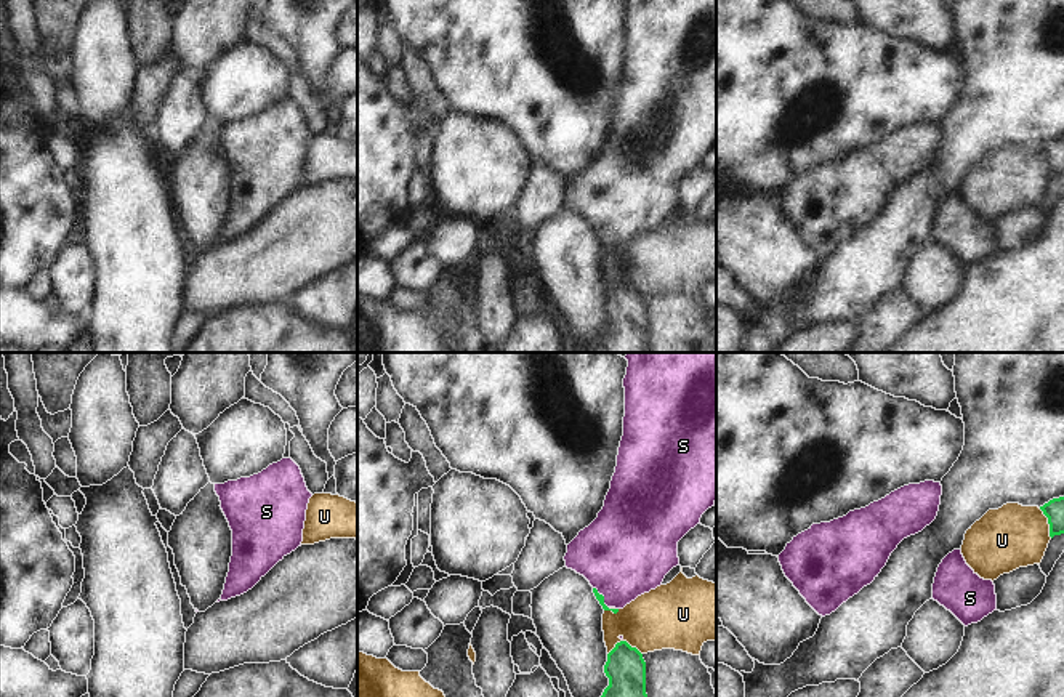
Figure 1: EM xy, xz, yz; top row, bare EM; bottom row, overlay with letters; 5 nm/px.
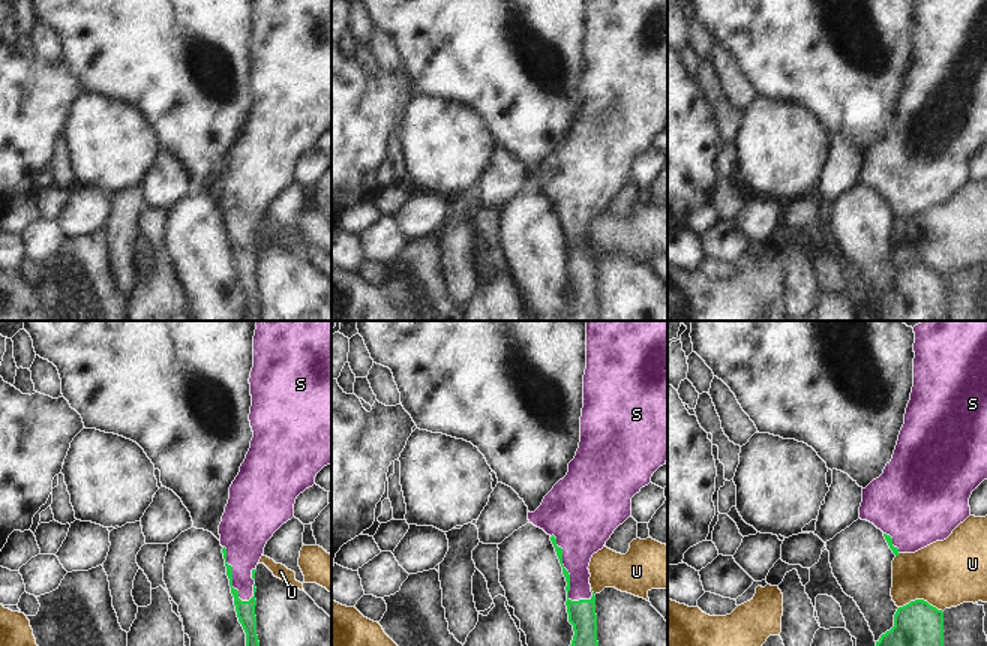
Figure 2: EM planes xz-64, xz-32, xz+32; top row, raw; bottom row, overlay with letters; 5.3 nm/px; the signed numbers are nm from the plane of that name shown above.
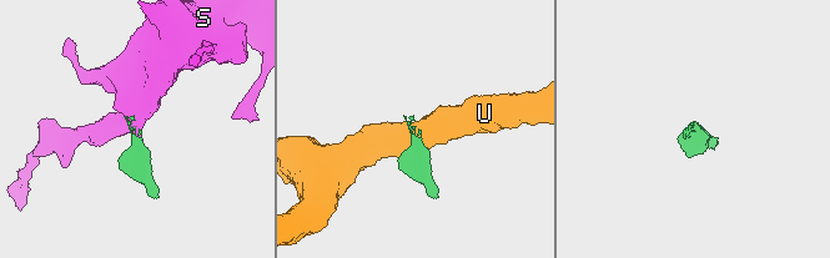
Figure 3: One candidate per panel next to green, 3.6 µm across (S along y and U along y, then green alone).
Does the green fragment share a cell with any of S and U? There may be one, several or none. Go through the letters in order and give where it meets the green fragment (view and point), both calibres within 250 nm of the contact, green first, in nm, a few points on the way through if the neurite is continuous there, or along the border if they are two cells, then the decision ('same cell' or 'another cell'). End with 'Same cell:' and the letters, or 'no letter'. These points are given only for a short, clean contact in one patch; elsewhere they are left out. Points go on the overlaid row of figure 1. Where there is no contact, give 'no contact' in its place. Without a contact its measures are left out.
S: meets green in xz at (603, 598); 40 nm thick on the green side, 460 nm on the other; runs through xz (600, 598), (603, 598), (616, 584), (624, 553); same cell
U: meets green in xz at (625, 641); 200 nm thick on the green side, 320 nm on the other; another cell
Same cell: S

